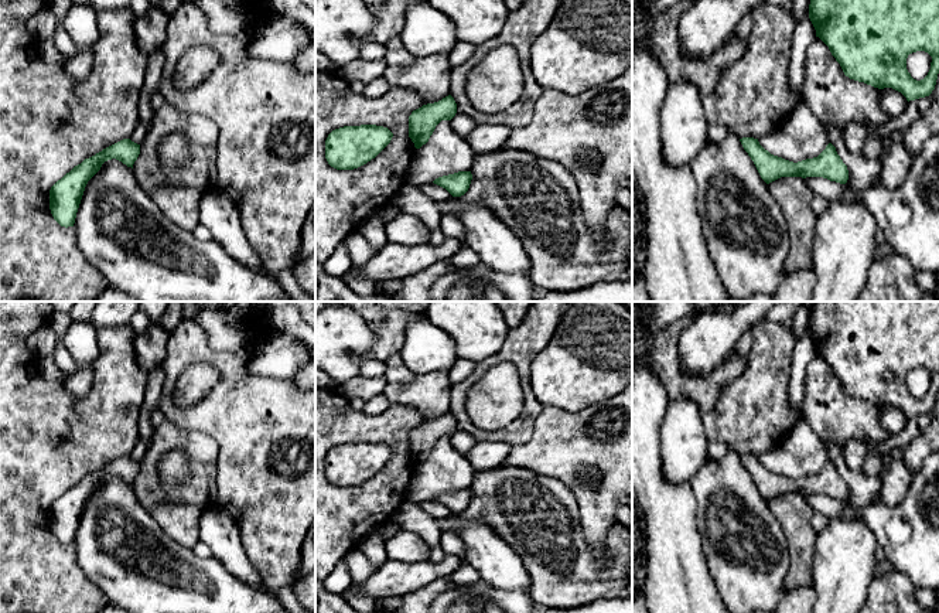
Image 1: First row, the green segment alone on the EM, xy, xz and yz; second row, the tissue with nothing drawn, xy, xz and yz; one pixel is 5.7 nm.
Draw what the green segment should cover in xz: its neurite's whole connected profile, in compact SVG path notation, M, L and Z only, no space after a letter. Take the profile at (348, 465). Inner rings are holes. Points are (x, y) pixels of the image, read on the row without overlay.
M344 443L332 447L325 457L325 476L337 487L354 487L375 476L392 457L383 443Z

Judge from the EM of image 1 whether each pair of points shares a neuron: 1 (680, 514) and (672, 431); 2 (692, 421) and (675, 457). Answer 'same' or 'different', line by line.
1: different
2: same

